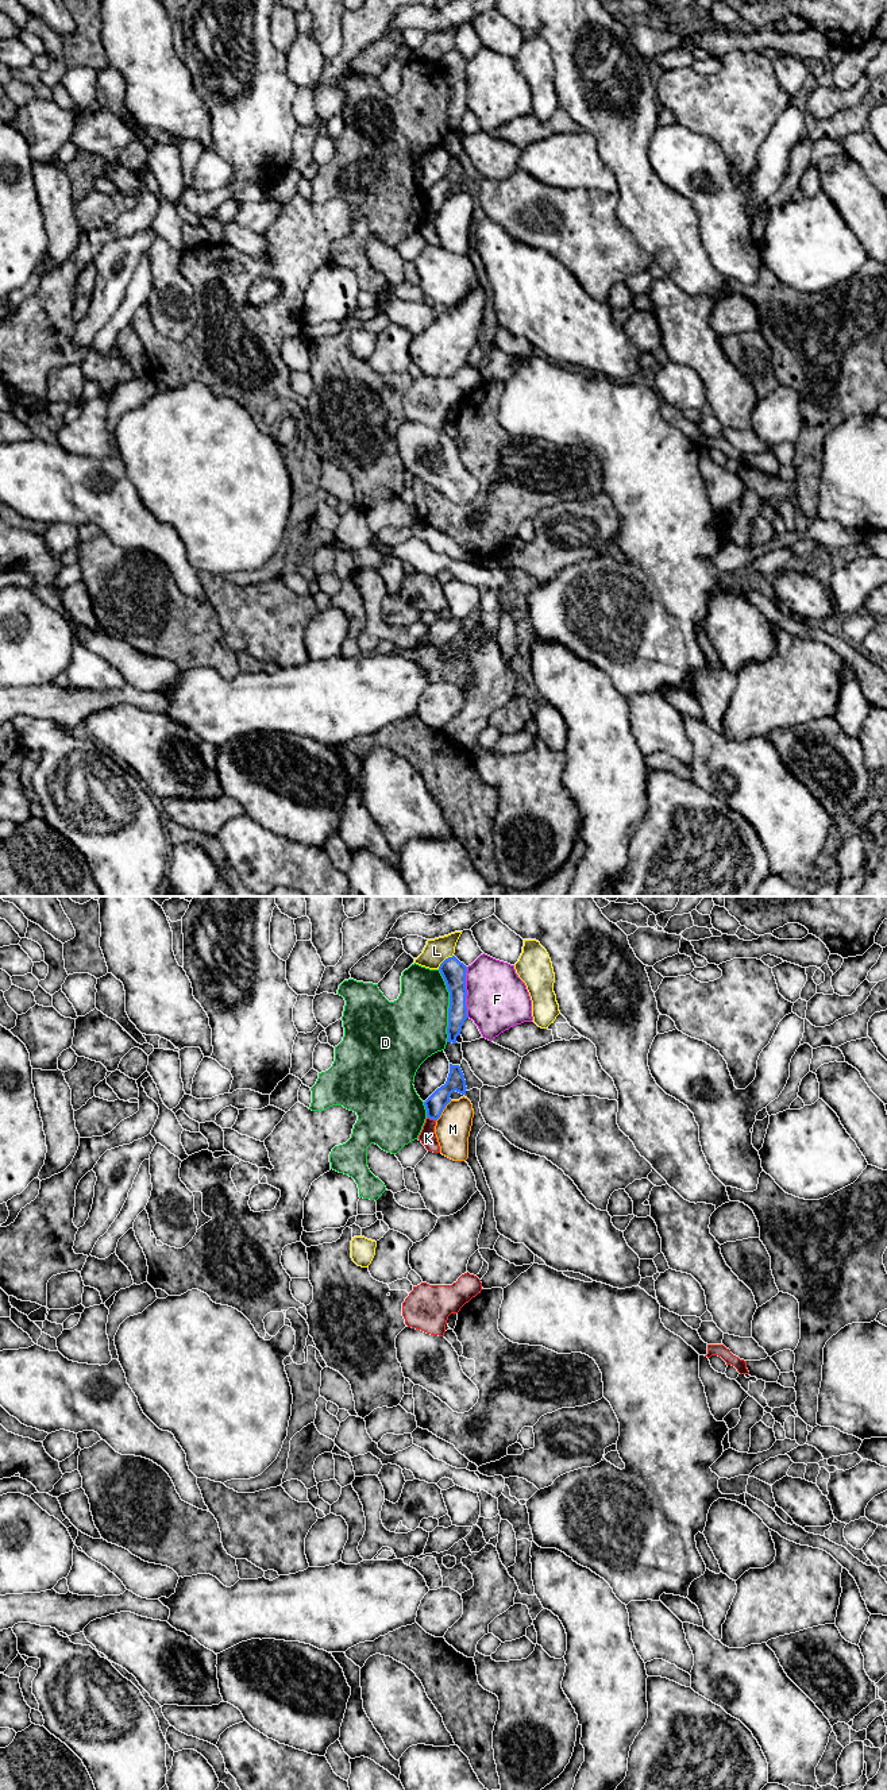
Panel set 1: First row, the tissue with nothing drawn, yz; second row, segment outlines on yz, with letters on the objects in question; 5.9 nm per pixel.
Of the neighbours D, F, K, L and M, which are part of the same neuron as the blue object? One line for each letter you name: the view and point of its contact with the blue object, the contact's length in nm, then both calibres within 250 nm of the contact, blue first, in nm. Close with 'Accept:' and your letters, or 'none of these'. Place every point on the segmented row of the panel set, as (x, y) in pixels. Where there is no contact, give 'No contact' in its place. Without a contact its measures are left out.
Accept: none of these

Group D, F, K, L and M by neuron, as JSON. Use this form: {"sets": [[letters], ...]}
{"sets": [["D"], ["F"], ["K"], ["L"], ["M"]]}

